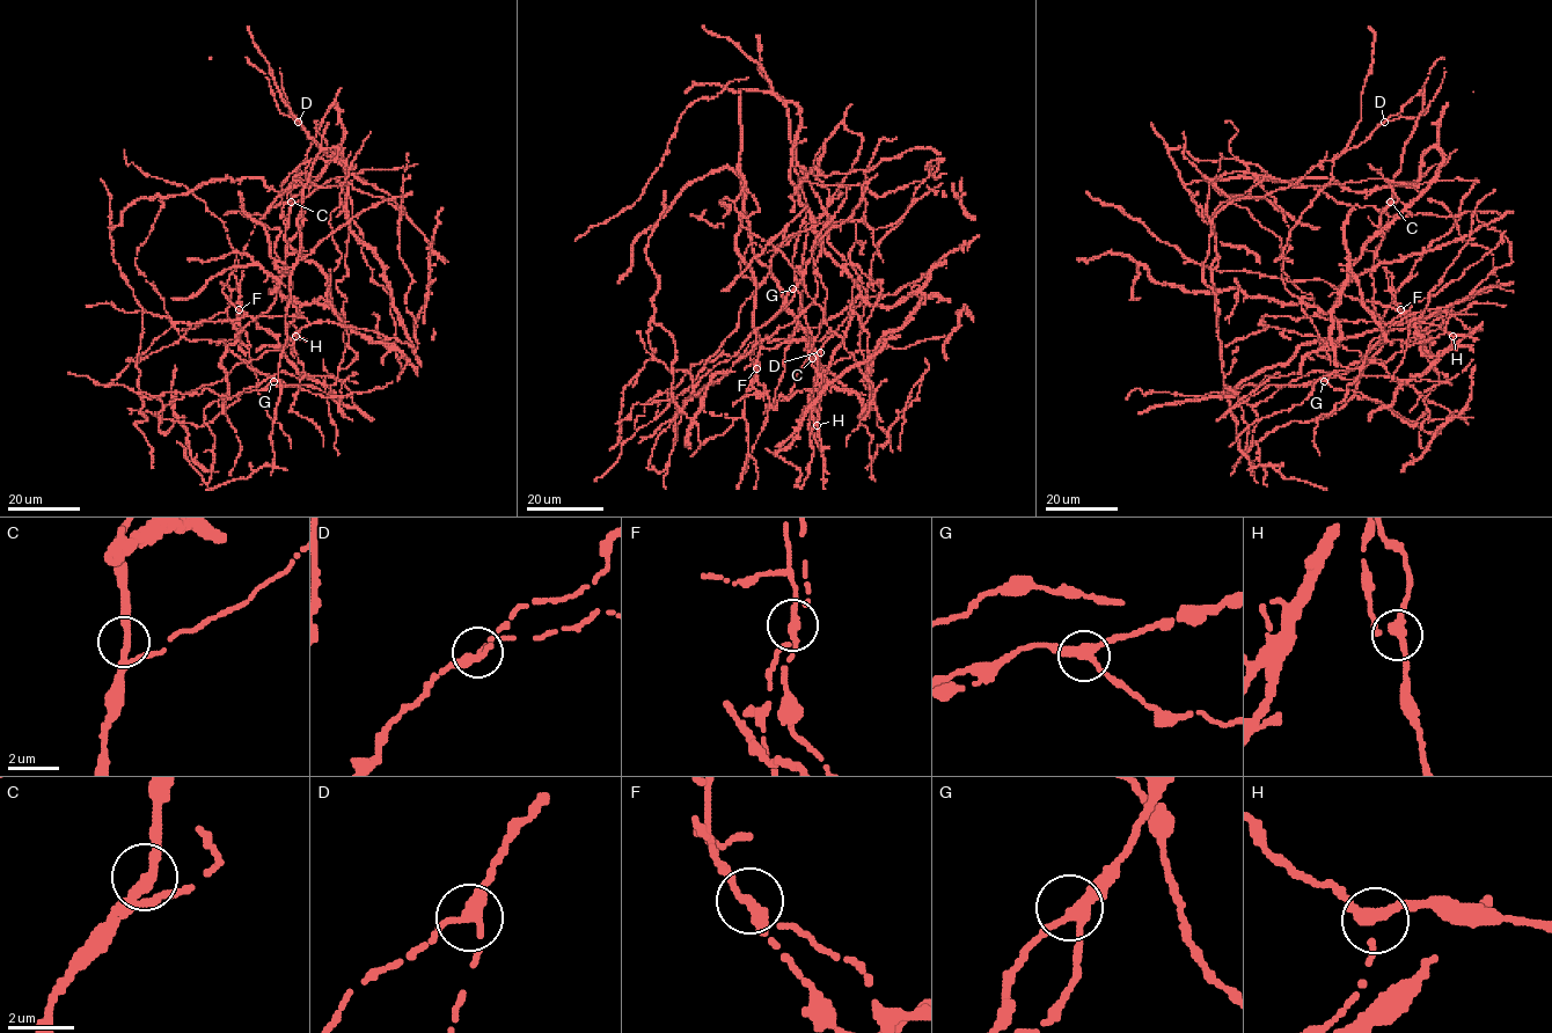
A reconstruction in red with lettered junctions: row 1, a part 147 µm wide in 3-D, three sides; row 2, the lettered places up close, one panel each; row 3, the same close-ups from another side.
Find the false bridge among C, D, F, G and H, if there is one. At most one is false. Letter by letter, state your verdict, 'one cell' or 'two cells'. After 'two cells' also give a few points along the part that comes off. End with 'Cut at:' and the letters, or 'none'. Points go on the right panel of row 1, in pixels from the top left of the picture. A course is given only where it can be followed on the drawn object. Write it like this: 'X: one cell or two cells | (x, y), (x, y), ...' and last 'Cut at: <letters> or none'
C: one cell
D: one cell
F: two cells | (1400, 310), (1411, 316), (1430, 356)
G: one cell
H: one cell
Cut at: F

